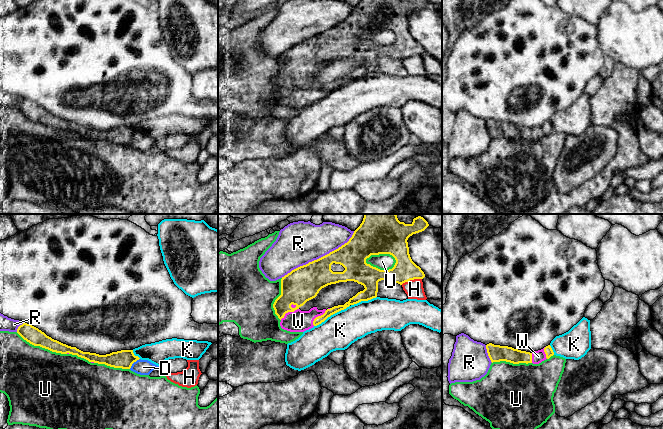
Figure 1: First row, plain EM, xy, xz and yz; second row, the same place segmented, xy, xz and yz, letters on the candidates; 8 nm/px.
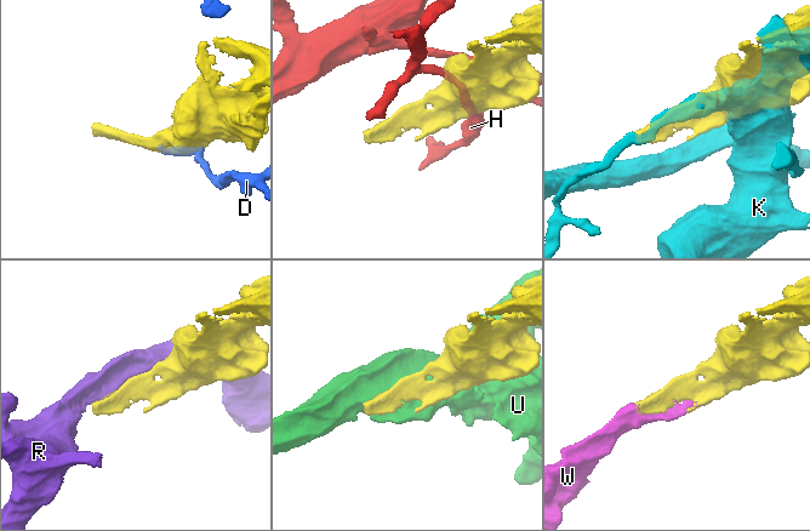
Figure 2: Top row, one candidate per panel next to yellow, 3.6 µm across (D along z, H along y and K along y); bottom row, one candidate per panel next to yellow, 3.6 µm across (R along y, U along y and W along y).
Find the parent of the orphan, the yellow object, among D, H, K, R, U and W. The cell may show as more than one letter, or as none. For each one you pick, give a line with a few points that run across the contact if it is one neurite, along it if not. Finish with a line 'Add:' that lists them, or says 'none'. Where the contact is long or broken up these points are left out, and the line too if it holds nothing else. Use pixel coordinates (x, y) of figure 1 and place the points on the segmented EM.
Add: W

